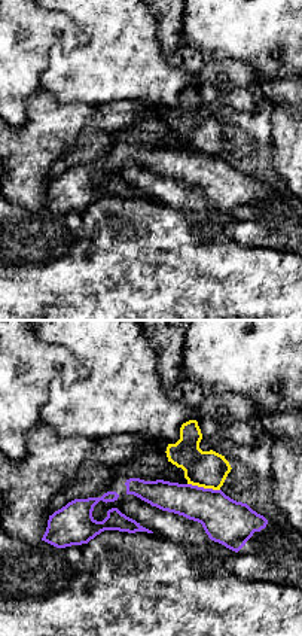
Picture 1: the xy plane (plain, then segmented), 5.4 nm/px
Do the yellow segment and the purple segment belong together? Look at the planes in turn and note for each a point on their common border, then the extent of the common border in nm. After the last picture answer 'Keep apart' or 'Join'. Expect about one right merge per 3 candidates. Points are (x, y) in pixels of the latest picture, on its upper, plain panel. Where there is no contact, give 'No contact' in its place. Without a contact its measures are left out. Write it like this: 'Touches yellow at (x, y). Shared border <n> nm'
Touches yellow at (204, 154). Shared border 180 nm

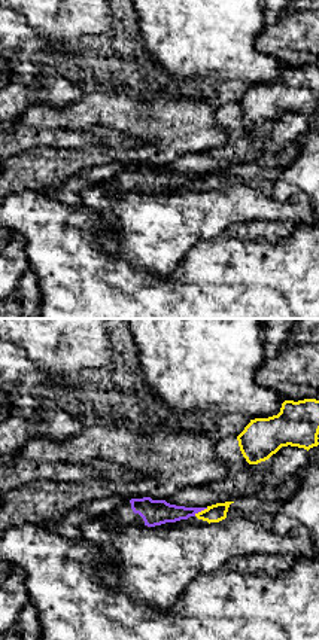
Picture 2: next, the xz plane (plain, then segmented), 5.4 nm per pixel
Touches yellow at (201, 177). Shared border 90 nm

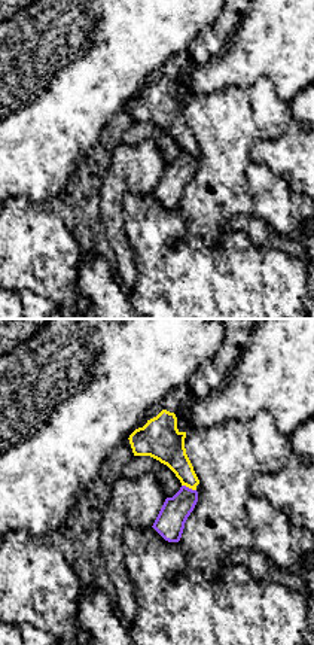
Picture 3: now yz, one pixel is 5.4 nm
Touches yellow at (189, 154). Shared border 90 nm

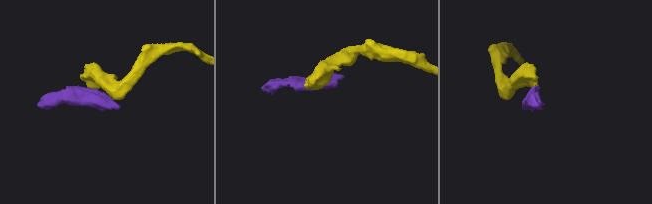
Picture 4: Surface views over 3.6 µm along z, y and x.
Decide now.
Keep apart

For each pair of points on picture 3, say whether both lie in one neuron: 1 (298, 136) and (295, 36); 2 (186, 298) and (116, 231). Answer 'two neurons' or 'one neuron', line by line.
1: two neurons
2: two neurons

